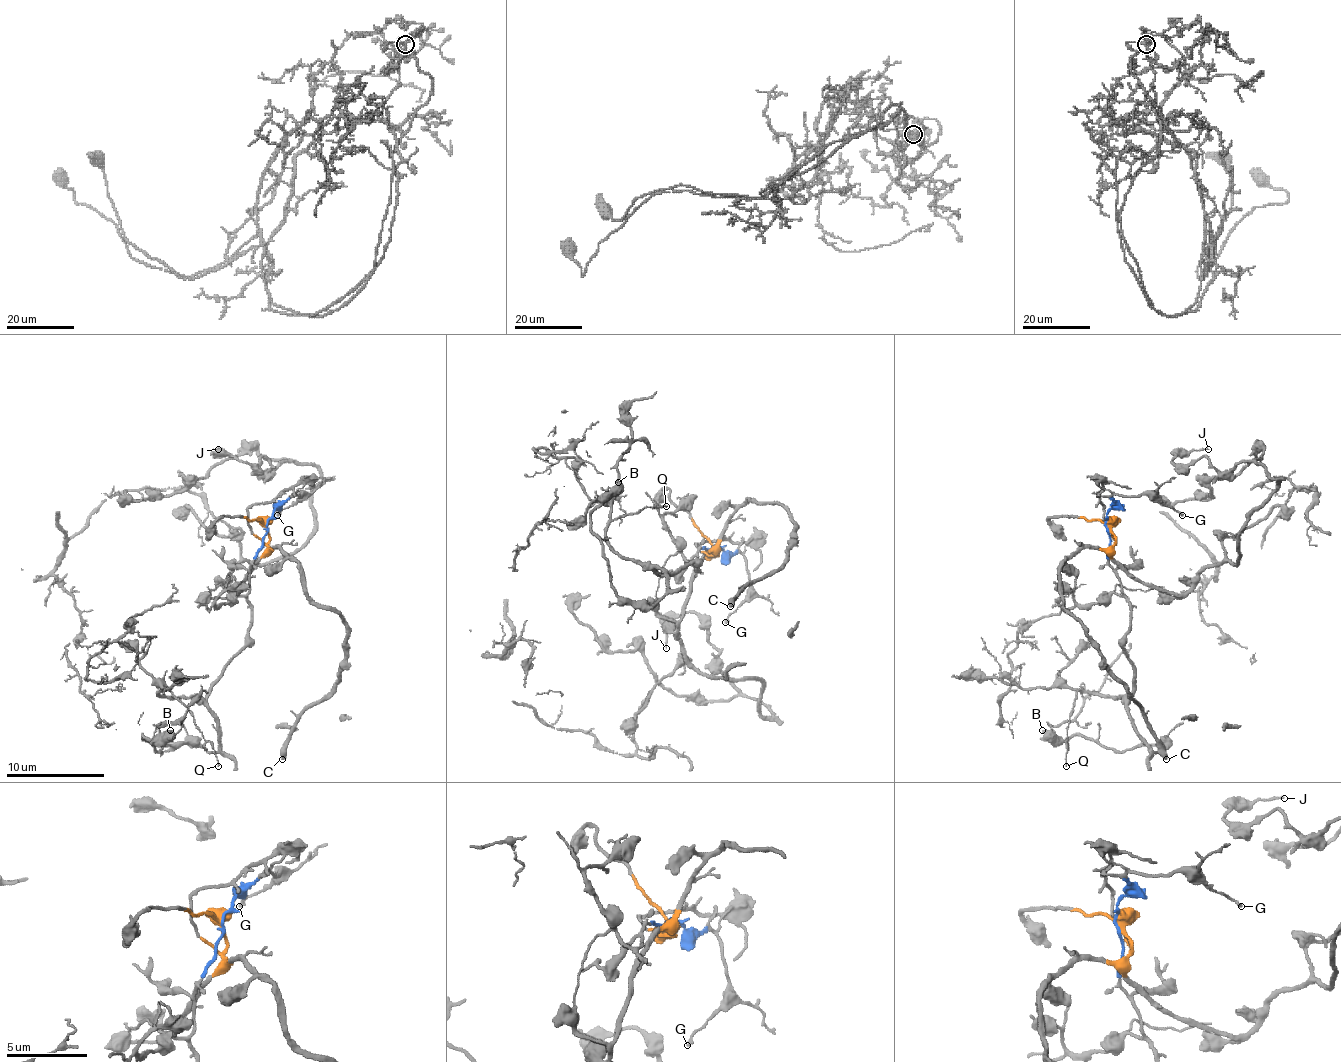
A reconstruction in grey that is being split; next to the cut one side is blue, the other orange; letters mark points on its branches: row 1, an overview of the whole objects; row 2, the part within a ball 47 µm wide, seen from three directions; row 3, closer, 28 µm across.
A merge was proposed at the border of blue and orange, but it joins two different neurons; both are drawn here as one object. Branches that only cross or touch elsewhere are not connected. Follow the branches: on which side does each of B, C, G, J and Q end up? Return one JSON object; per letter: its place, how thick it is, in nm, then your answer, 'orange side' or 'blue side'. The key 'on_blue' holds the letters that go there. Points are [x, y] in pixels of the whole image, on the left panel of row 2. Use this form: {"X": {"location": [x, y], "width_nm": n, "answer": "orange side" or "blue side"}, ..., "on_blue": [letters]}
{"B": {"location": [170, 730], "width_nm": 550, "answer": "blue side"}, "C": {"location": [282, 759], "width_nm": 400, "answer": "orange side"}, "G": {"location": [277, 515], "width_nm": 150, "answer": "blue side"}, "J": {"location": [218, 449], "width_nm": 120, "answer": "orange side"}, "Q": {"location": [218, 766], "width_nm": 90, "answer": "blue side"}, "on_blue": ["B", "G", "Q"]}

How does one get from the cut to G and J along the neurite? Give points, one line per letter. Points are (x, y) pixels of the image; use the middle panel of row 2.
G: (714, 546), (744, 558), (749, 595), (724, 622)
J: (714, 548), (677, 639), (707, 676), (756, 678), (771, 713), (692, 612), (665, 649)

